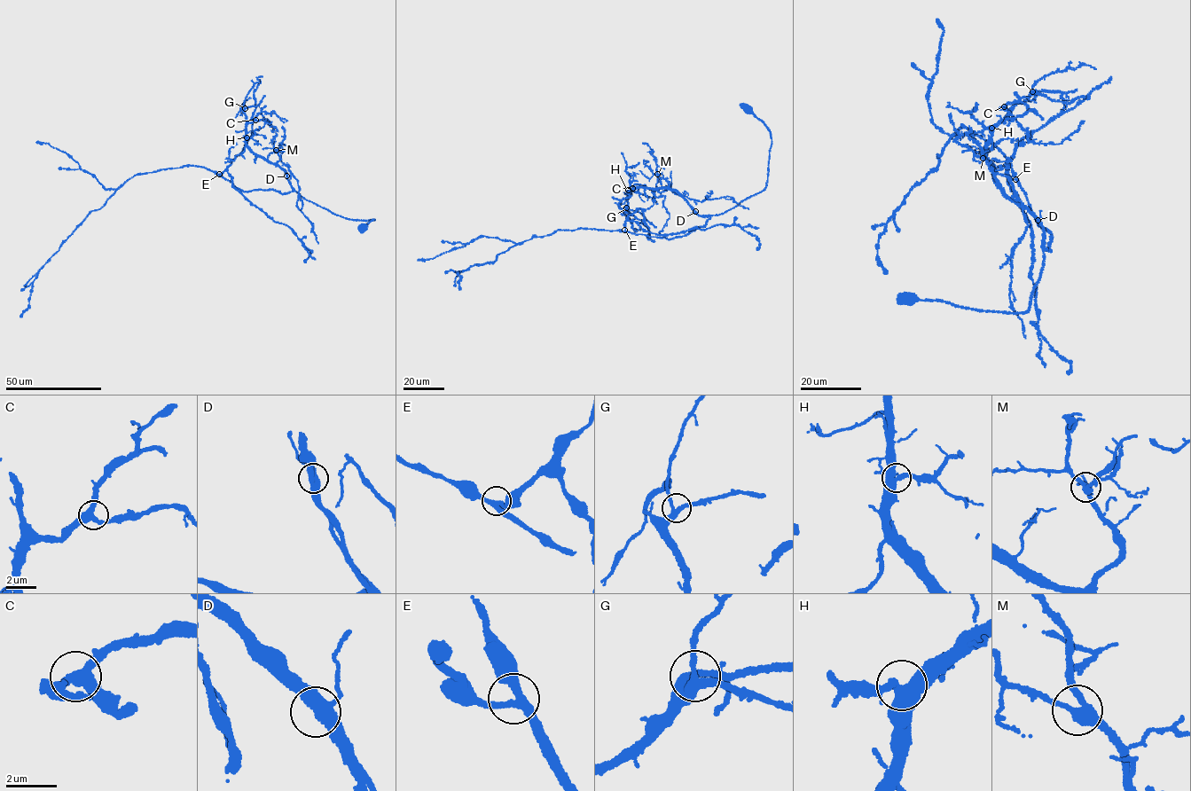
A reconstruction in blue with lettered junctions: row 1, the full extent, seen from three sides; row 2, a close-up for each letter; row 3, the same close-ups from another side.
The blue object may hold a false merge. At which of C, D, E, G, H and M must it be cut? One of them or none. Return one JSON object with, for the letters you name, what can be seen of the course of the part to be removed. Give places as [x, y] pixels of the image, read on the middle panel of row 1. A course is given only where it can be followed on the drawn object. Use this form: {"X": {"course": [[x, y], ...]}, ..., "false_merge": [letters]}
{"false_merge": []}

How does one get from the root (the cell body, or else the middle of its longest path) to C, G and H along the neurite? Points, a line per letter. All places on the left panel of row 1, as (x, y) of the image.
C: (363, 227), (374, 219), (346, 218), (308, 200), (292, 187), (285, 171), (252, 152), (246, 129), (255, 120)
G: (363, 227), (374, 219), (346, 218), (308, 200), (292, 187), (285, 171), (252, 152), (246, 144), (245, 108)
H: (363, 227), (374, 219), (346, 218), (304, 199), (292, 187), (285, 171), (252, 152), (246, 144), (246, 137)

